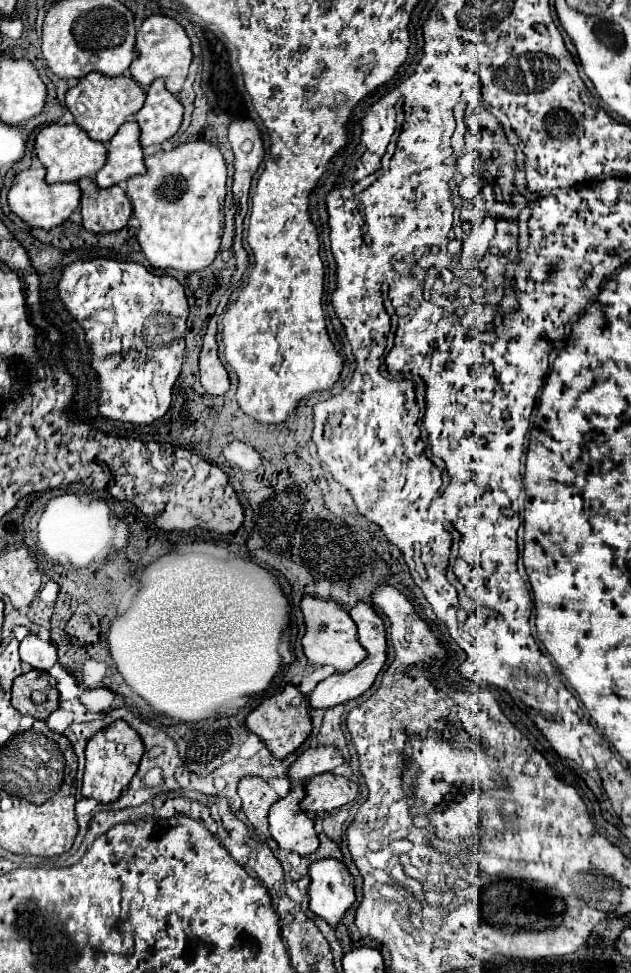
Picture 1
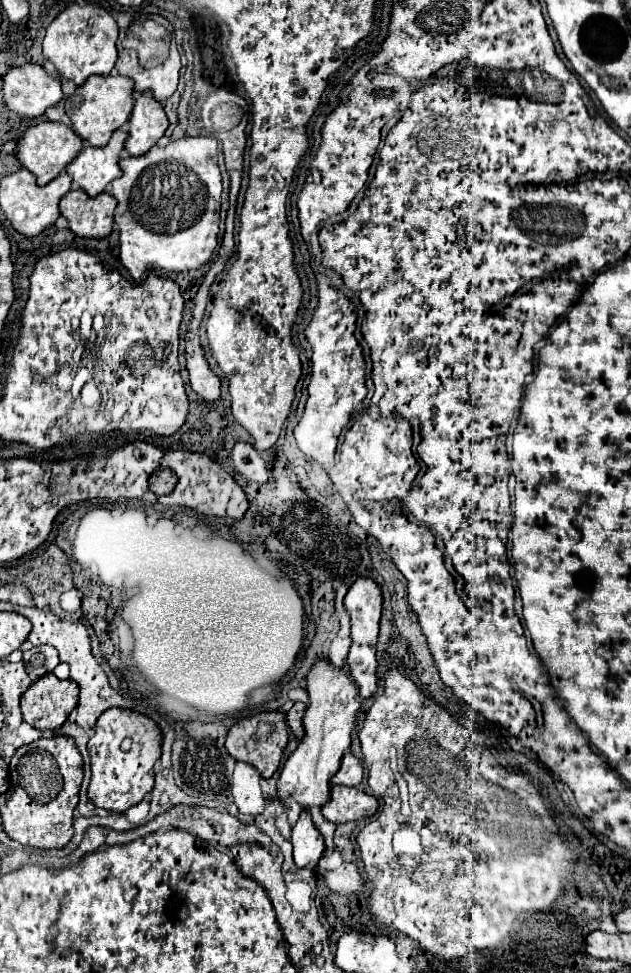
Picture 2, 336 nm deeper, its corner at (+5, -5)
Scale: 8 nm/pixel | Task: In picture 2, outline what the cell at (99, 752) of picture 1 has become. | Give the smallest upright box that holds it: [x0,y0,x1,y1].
[88,708,160,814]

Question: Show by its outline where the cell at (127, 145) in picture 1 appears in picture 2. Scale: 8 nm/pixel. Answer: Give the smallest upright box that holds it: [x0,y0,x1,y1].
[66,130,128,196]

